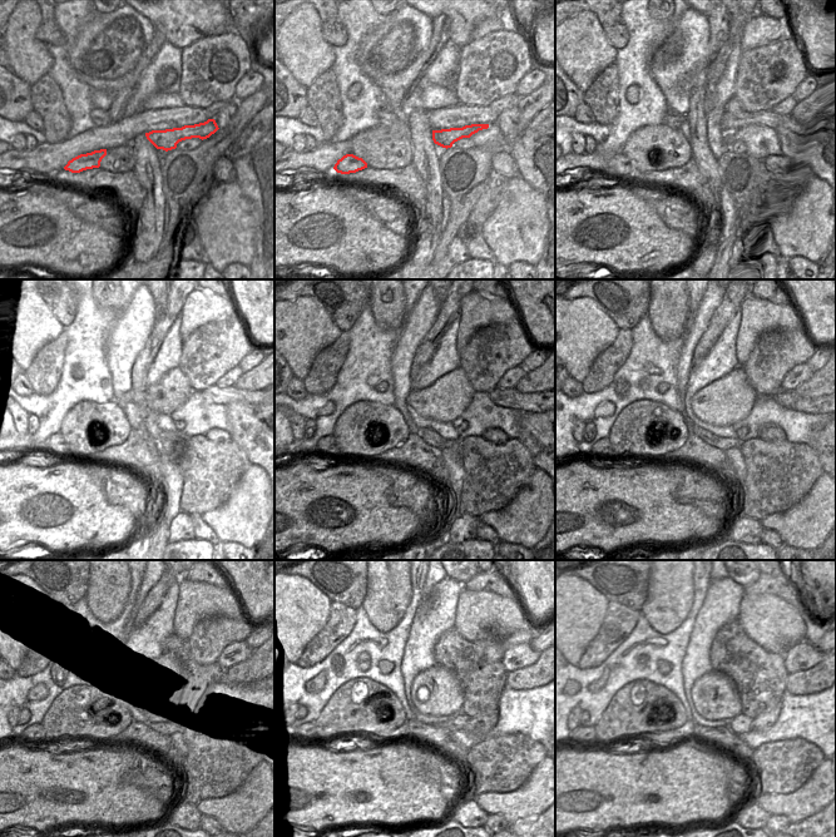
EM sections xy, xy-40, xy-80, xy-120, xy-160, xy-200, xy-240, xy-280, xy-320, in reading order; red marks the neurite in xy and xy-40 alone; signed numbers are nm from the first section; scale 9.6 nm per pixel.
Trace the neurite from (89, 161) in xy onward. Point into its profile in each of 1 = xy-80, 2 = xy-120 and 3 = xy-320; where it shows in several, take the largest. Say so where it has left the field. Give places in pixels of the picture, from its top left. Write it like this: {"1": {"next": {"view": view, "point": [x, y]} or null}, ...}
{"1": {"next": {"view": "xy-80", "point": [619, 164]}}, "2": {"next": {"view": "xy-120", "point": [55, 445]}}, "3": {"next": {"view": "xy-320", "point": [582, 733]}}}

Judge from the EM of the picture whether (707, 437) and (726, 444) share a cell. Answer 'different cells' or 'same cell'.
same cell

